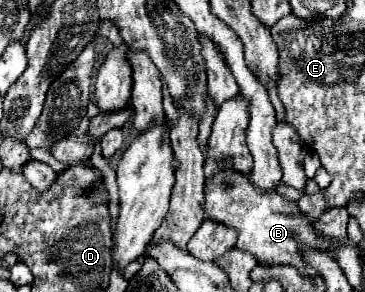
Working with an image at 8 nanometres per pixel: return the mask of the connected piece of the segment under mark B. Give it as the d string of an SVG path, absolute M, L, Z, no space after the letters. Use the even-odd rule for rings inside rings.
M216 174L216 178L206 180L204 188L204 212L210 220L226 224L228 228L236 228L238 240L236 248L242 252L250 252L258 258L258 262L270 264L290 264L300 274L316 276L316 270L308 266L302 254L296 250L300 244L312 246L326 252L328 244L316 236L312 228L312 220L298 210L298 206L278 192L262 192L252 186L244 174Z

